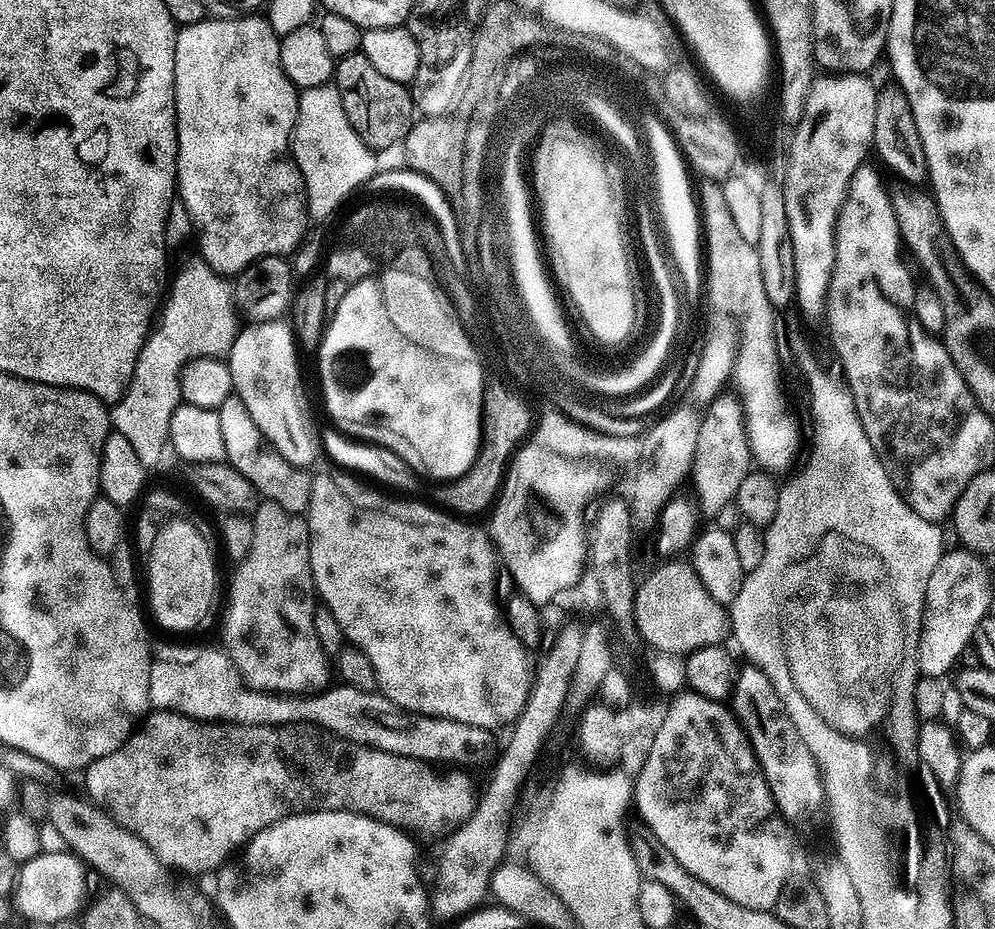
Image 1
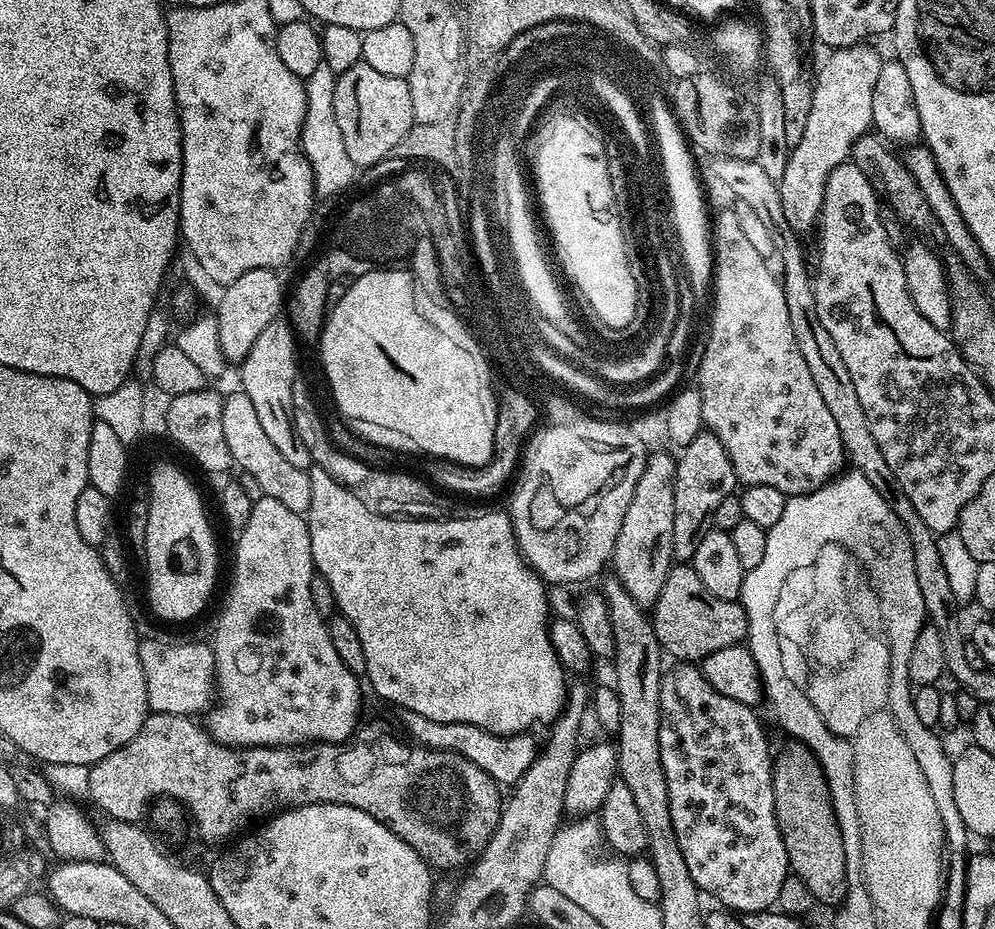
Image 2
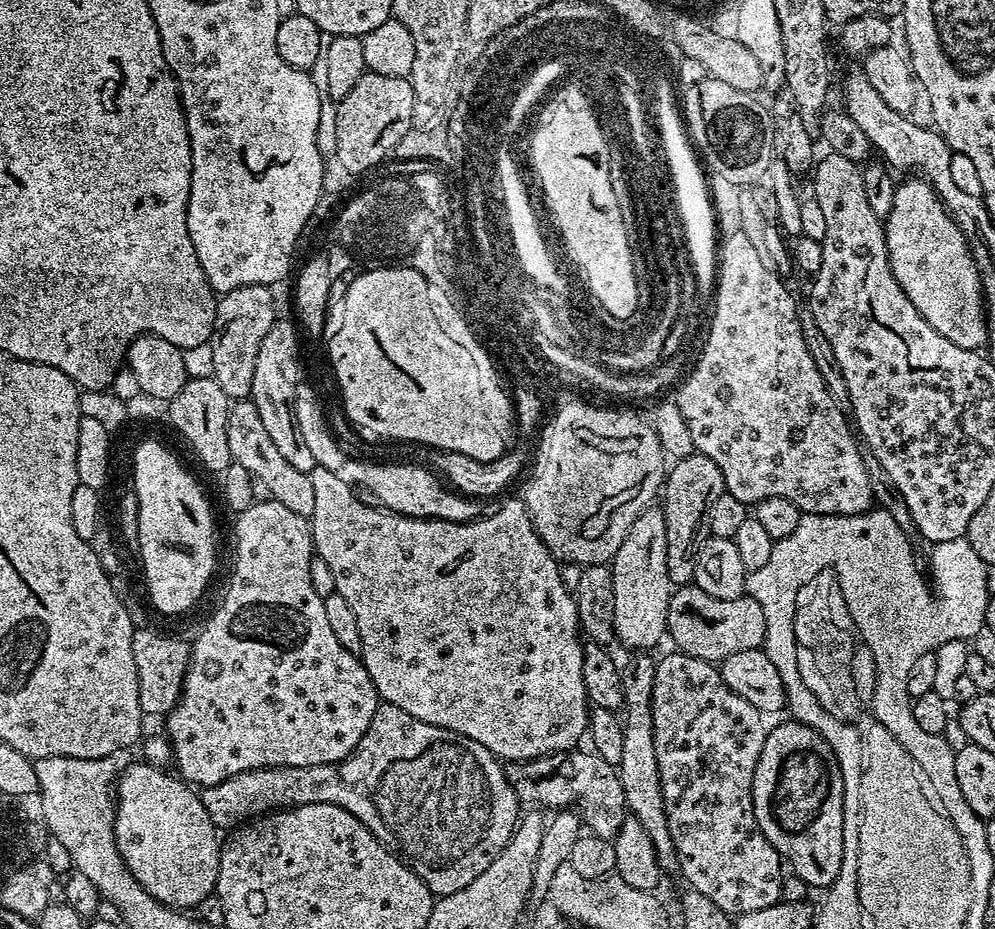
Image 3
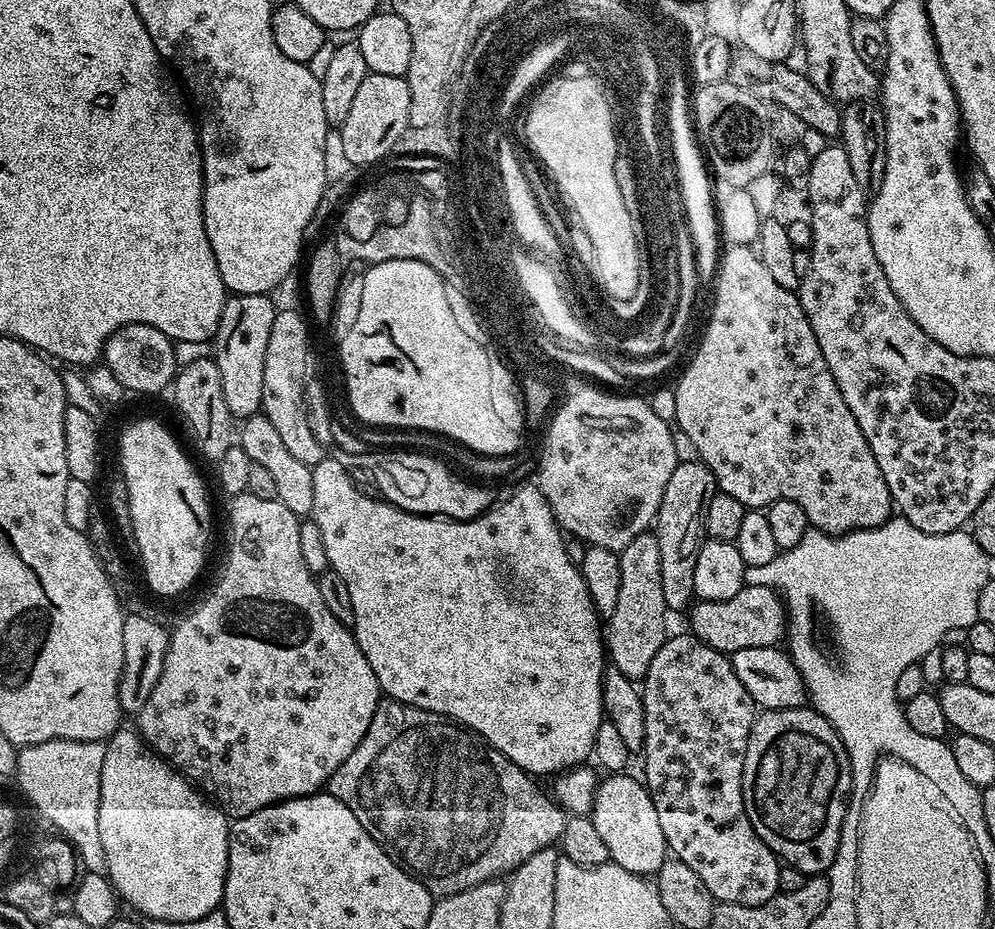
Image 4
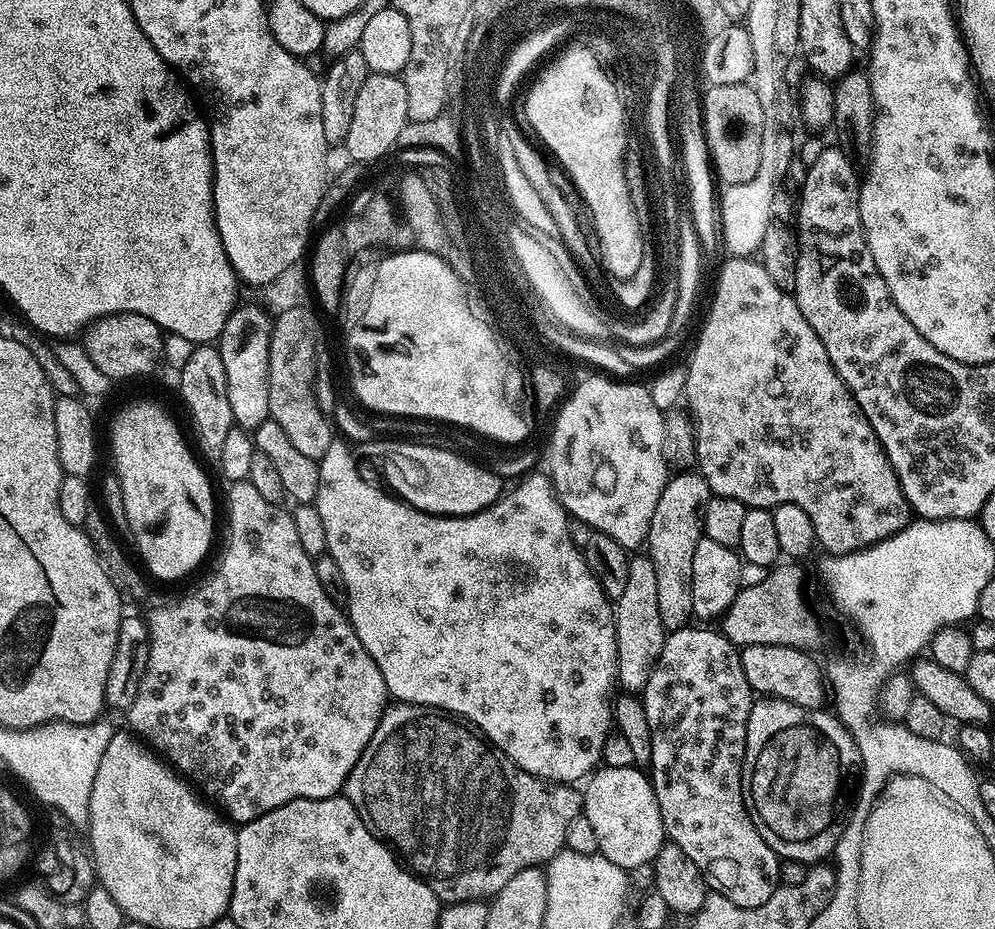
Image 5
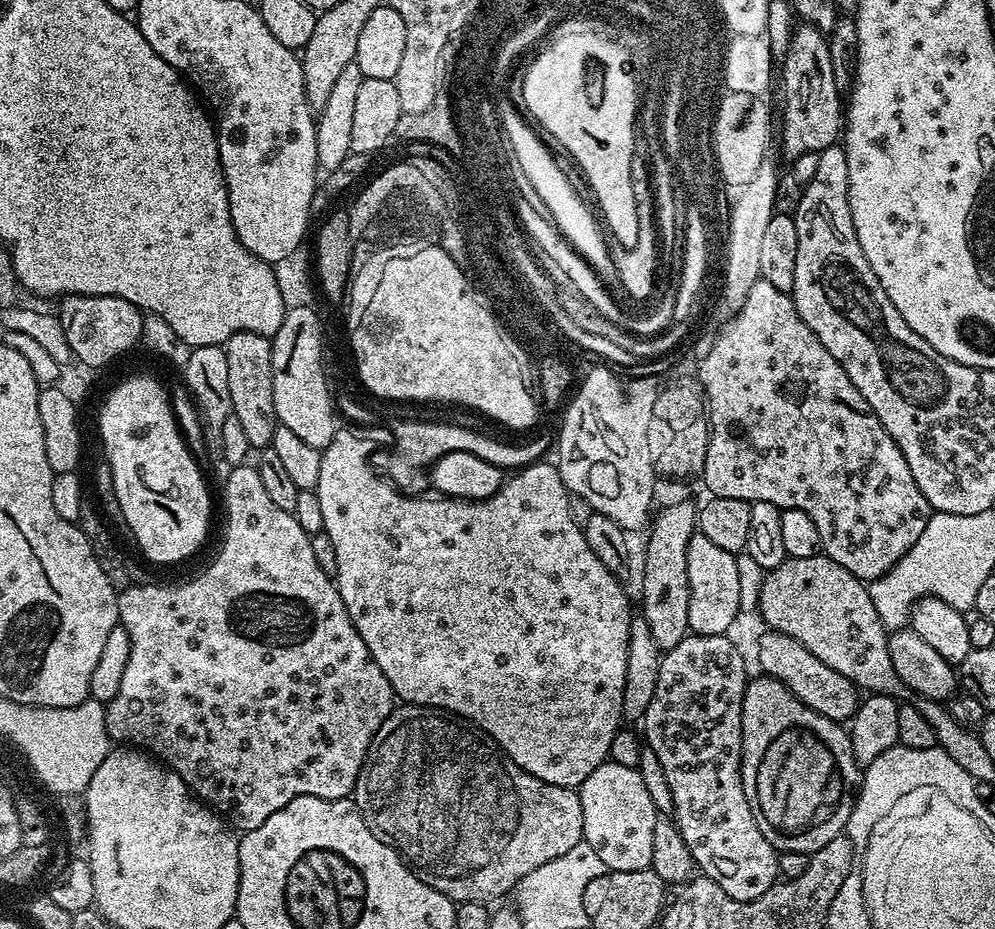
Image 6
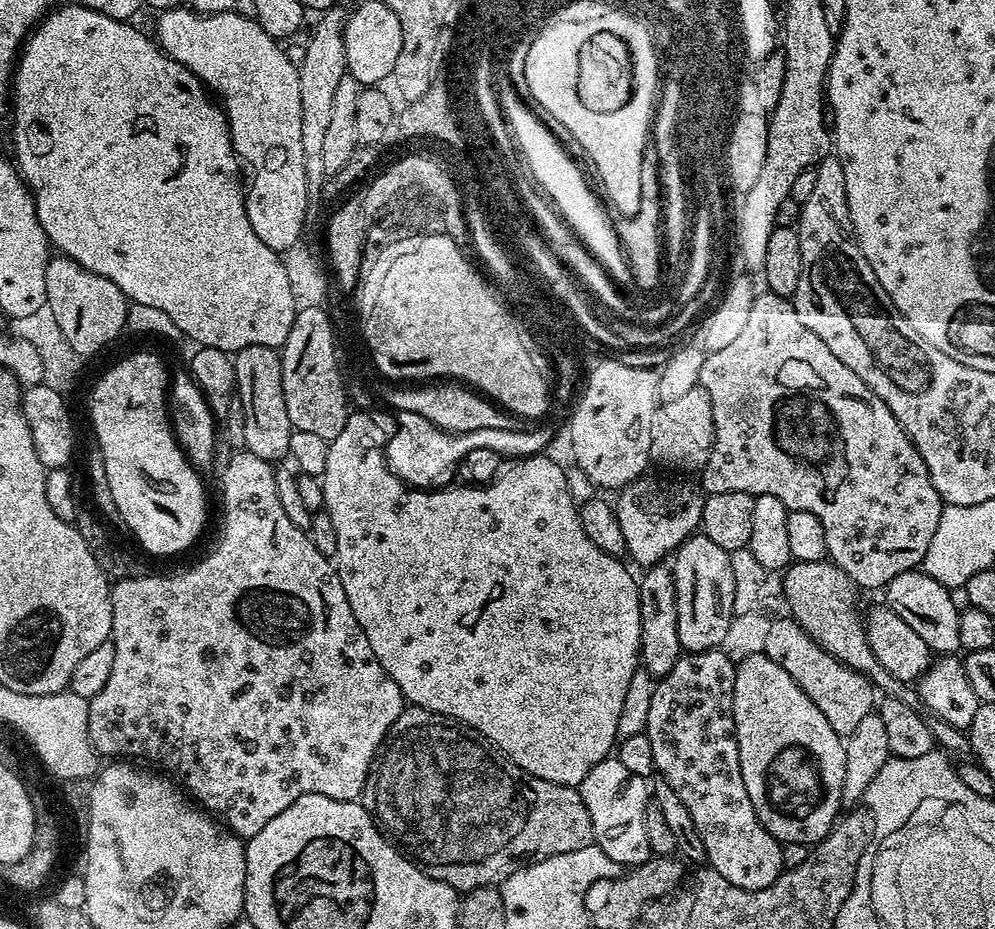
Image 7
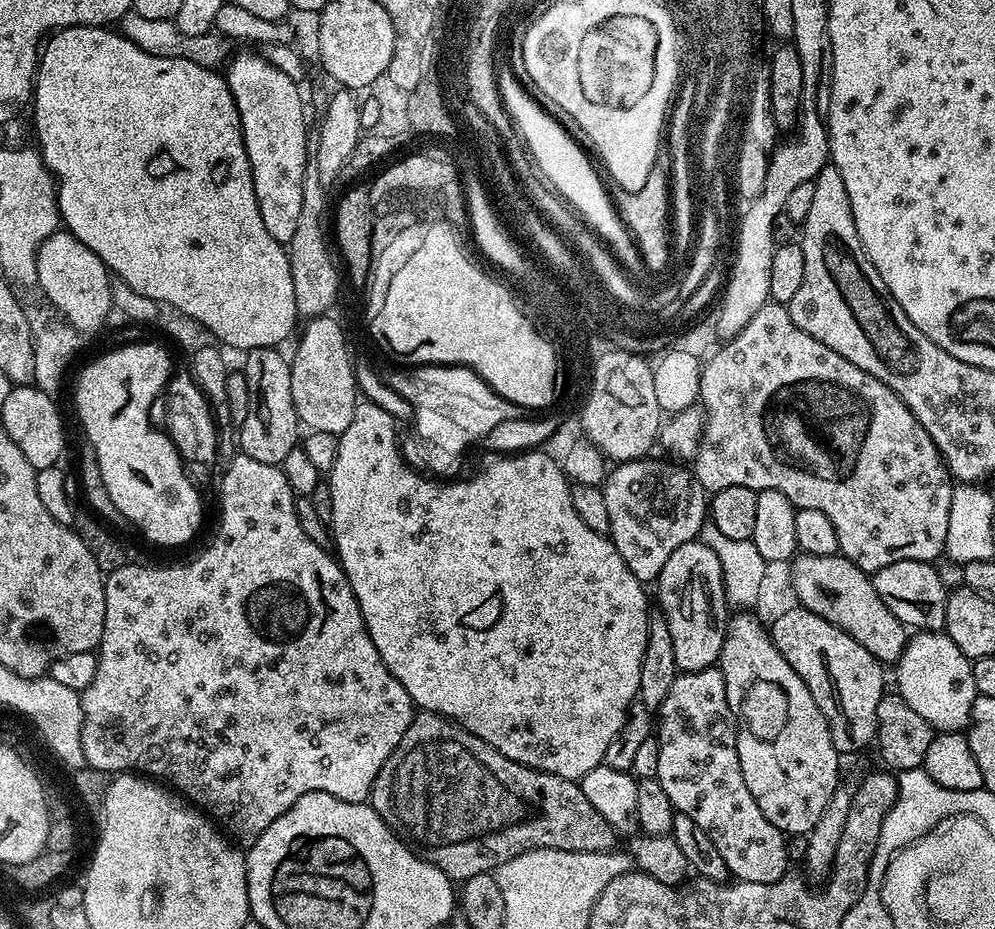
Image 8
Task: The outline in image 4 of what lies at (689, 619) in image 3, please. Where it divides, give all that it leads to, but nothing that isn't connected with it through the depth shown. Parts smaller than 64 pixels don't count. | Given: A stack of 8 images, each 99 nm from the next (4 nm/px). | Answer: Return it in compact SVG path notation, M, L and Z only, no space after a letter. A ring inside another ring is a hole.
M745 584L742 590L738 590L738 594L734 594L734 598L729 600L700 600L691 605L691 612L691 635L697 636L702 642L706 642L706 646L725 654L746 650L750 646L779 645L785 639L788 627L788 613L785 609L784 601L780 598L780 593L766 586Z

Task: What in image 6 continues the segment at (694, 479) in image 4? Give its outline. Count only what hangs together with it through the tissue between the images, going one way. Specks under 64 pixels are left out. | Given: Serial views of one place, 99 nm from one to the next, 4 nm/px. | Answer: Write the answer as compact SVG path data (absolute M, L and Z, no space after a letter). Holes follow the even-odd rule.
M676 500L669 508L661 510L660 514L651 521L650 531L647 533L648 545L645 546L644 552L644 573L640 576L640 604L638 600L638 606L644 610L642 612L642 619L646 622L646 626L650 626L650 634L654 638L654 642L658 642L661 653L669 652L674 646L678 646L678 642L682 642L682 638L686 638L690 633L688 630L688 623L690 622L690 578L686 575L686 546L690 546L690 538L693 532L697 531L698 528L698 508L694 503L691 504L688 500Z

